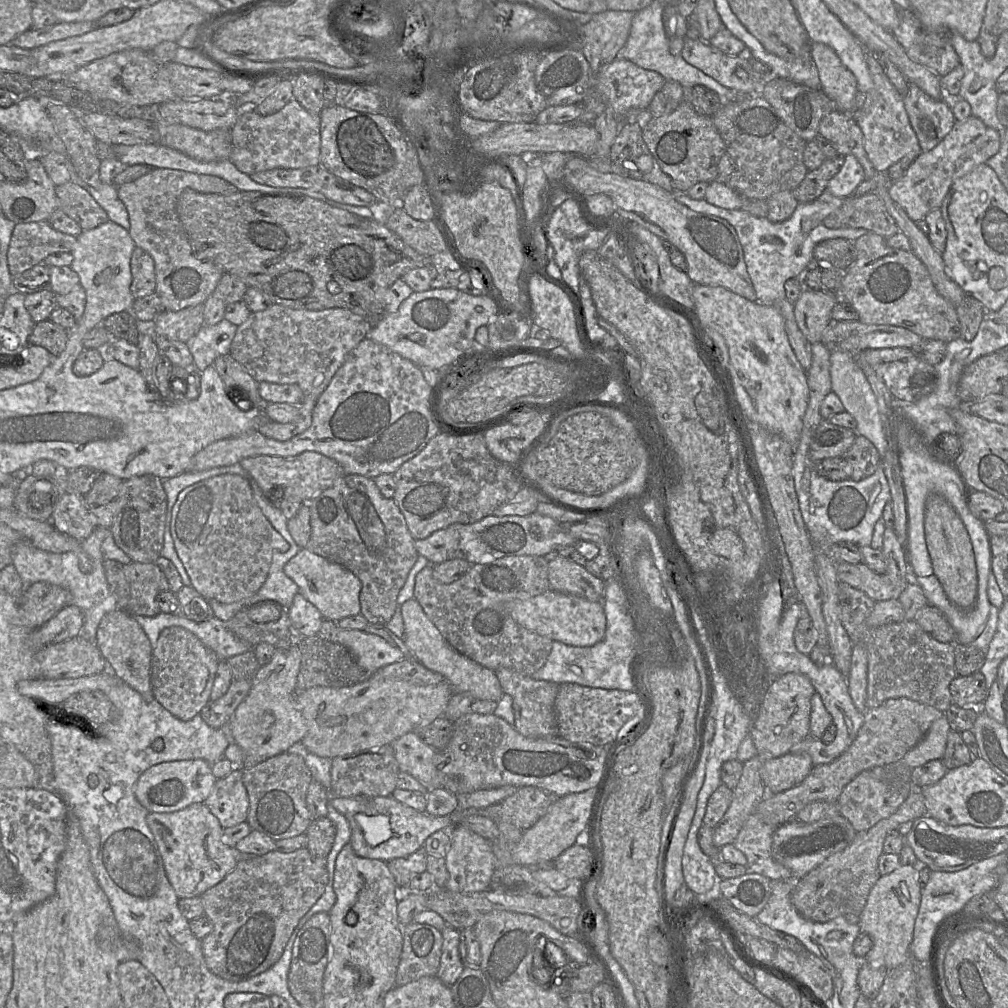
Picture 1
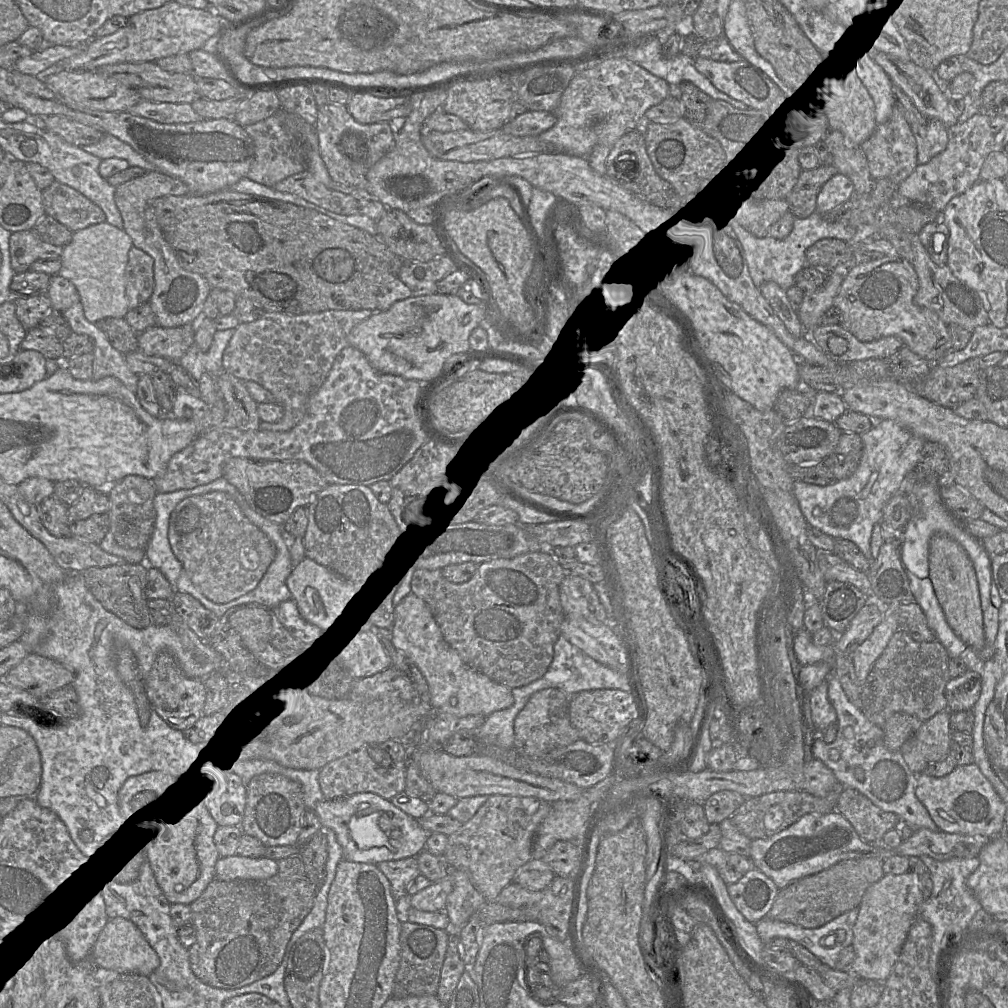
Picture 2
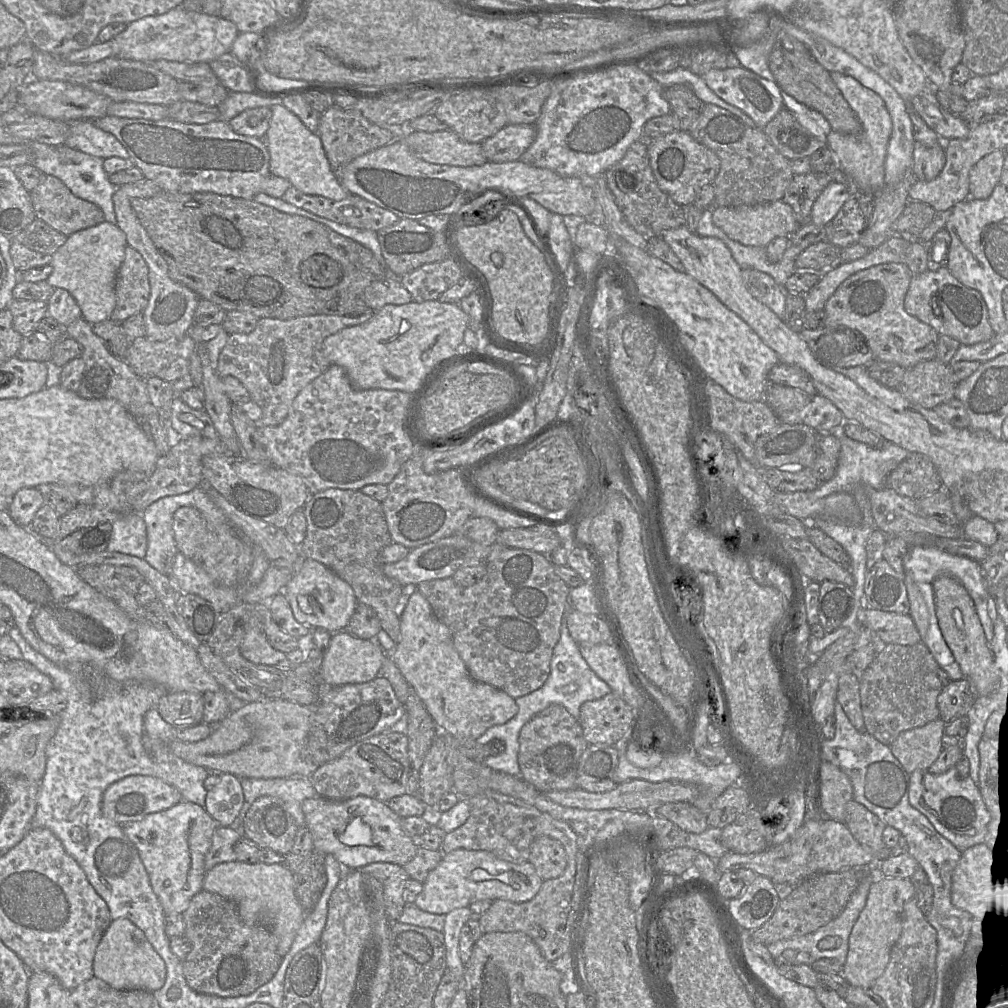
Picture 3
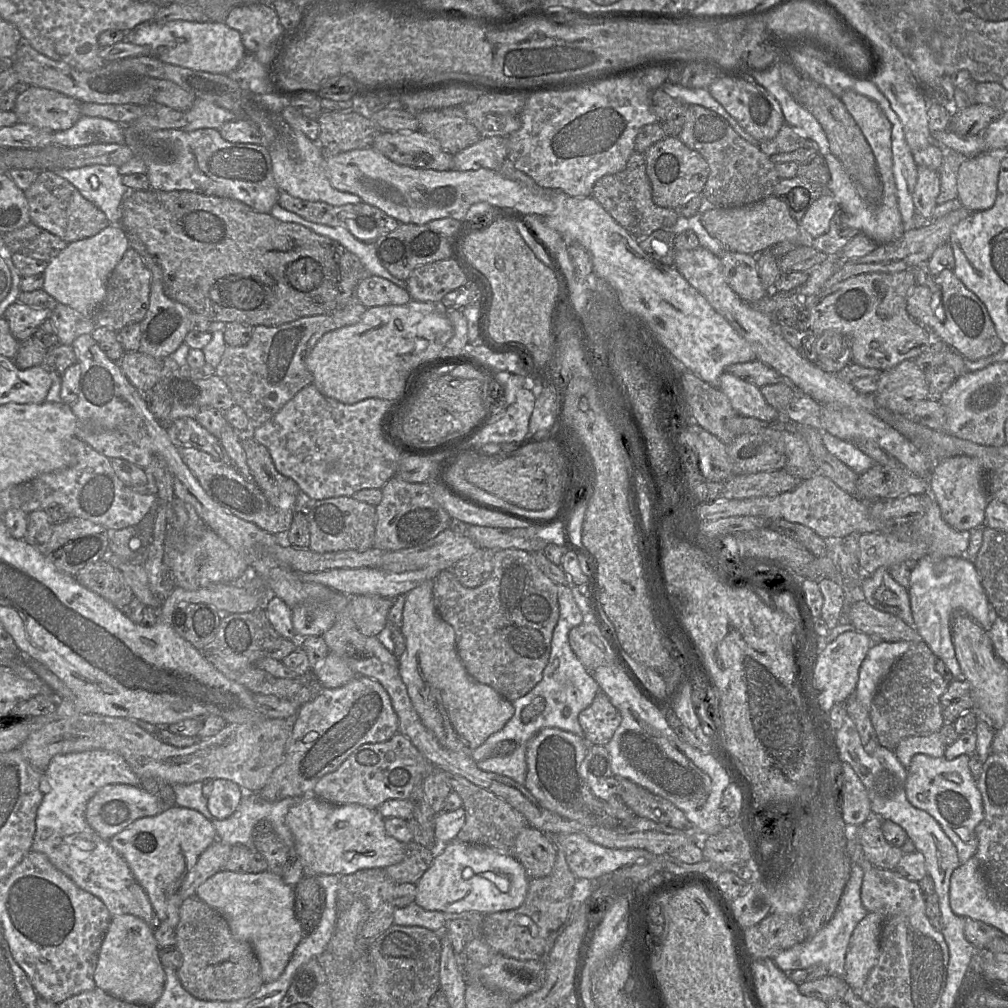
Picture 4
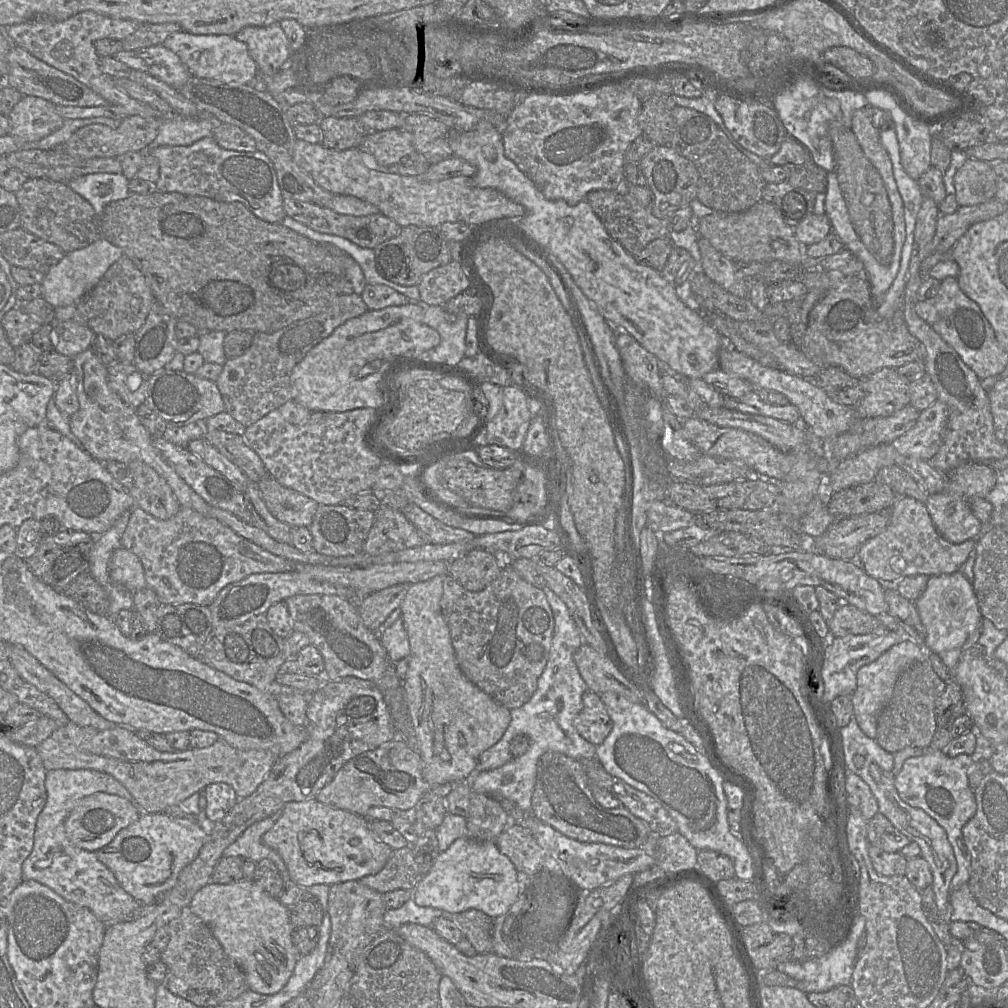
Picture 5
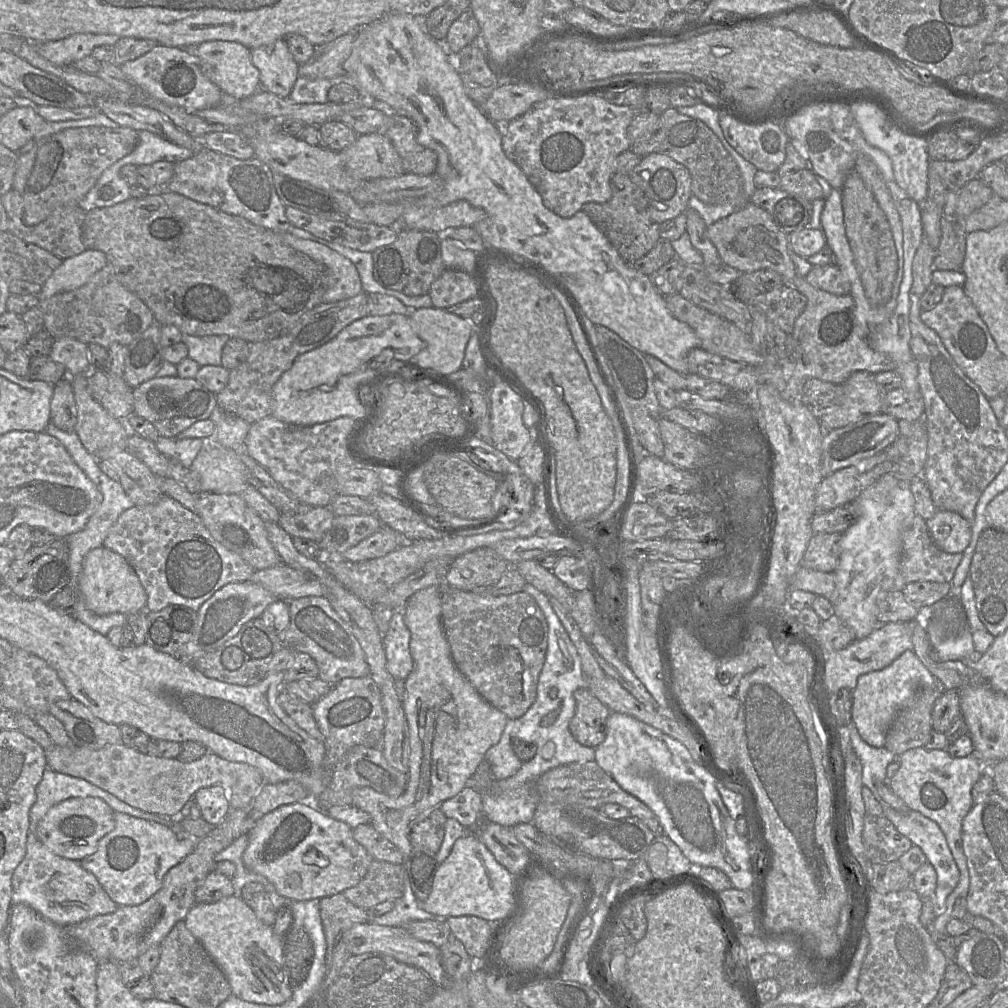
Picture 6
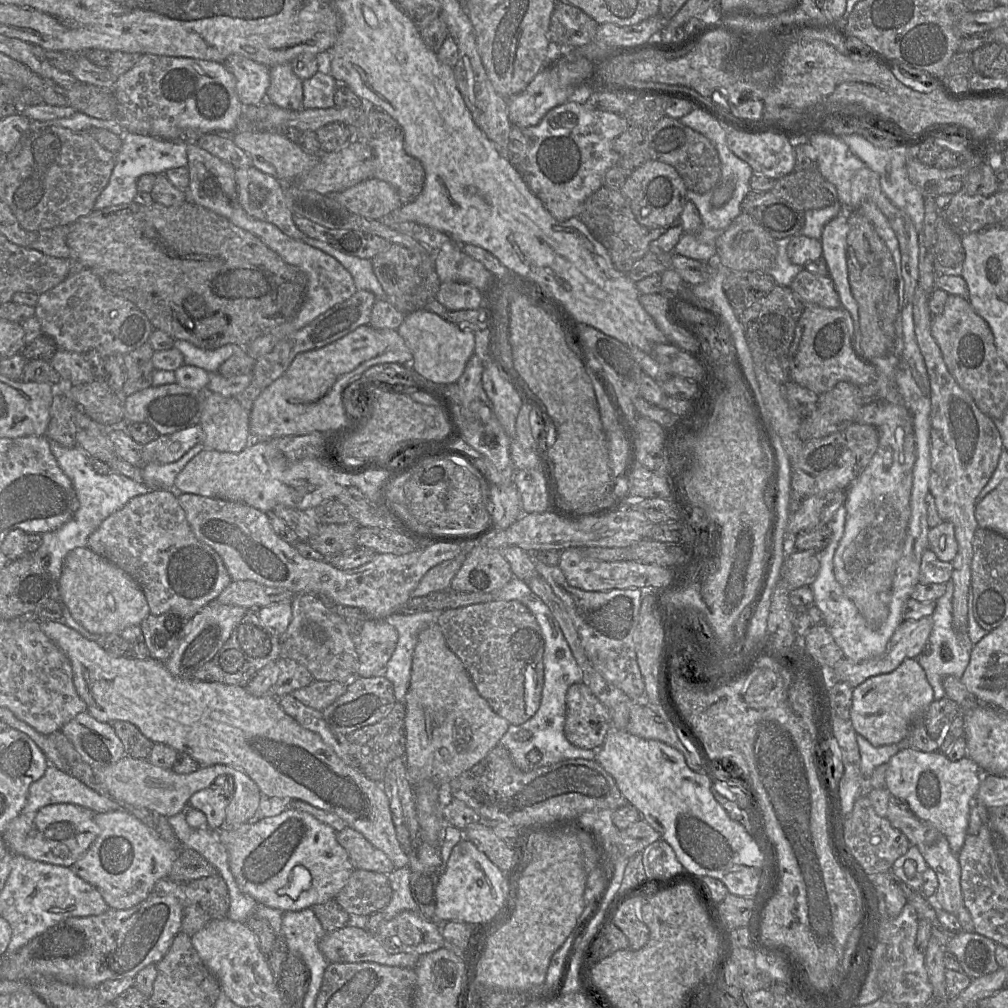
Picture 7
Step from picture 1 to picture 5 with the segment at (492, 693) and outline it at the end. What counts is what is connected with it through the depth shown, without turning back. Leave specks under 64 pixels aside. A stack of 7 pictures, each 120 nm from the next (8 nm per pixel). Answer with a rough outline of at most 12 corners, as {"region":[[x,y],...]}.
{"region":[[444,575],[401,605],[404,696],[431,787],[470,783],[508,708],[459,668]]}

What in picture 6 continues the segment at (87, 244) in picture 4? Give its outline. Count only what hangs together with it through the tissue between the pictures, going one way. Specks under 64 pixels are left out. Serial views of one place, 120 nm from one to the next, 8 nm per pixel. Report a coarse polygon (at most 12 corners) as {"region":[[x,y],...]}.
{"region":[[86,249],[64,259],[39,300],[83,286],[107,263]]}

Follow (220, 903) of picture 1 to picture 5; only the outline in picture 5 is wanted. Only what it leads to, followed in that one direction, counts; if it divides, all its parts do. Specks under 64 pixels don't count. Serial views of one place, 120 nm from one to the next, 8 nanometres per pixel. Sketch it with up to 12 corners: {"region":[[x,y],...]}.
{"region":[[189,906],[168,924],[165,985],[200,1007],[249,990]]}

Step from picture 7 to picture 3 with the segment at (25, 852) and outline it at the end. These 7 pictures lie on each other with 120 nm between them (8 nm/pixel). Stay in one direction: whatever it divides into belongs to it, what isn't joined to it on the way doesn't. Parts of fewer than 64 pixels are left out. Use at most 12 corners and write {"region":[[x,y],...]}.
{"region":[[153,776],[111,784],[101,803],[116,822],[139,821],[182,801]]}

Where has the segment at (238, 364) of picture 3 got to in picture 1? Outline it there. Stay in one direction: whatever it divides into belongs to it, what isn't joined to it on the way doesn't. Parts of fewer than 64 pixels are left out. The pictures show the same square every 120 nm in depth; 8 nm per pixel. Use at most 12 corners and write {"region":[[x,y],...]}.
{"region":[[271,304],[237,326],[229,354],[258,382],[297,384],[304,432],[346,356],[371,330],[344,308]]}

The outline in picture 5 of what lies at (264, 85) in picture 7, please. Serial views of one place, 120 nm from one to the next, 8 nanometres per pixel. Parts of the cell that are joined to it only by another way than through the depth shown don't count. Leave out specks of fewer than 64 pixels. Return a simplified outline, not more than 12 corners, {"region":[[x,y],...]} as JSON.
{"region":[[180,30],[162,45],[191,75],[251,84],[259,73],[233,35]]}

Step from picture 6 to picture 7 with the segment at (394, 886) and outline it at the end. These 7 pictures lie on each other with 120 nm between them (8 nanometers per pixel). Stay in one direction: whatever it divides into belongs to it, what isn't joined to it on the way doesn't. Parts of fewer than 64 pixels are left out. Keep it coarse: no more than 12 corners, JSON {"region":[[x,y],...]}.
{"region":[[354,869],[335,900],[349,914],[383,911],[388,874]]}

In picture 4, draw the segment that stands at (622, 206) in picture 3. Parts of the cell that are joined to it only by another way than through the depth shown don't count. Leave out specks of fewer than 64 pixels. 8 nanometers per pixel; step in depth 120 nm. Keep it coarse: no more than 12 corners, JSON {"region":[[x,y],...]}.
{"region":[[644,153],[599,179],[591,196],[638,241],[670,230],[653,202]]}

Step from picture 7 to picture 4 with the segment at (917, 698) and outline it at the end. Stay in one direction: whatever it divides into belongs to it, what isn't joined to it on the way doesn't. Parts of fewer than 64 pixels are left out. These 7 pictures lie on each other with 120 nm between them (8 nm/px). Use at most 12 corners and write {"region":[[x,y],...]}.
{"region":[[877,642],[854,696],[868,711],[879,686],[914,642]]}

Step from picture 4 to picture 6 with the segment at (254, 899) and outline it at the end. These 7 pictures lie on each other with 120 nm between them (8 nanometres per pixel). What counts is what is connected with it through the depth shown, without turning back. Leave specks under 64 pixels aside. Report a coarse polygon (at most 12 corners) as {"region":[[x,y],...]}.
{"region":[[242,897],[195,903],[185,924],[232,995],[293,994],[284,939]]}

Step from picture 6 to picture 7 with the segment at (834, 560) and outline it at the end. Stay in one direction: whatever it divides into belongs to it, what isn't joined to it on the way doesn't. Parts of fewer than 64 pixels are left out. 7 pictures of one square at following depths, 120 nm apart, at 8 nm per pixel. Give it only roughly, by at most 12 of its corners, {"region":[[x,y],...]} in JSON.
{"region":[[793,550],[780,579],[789,591],[813,583],[819,552]]}

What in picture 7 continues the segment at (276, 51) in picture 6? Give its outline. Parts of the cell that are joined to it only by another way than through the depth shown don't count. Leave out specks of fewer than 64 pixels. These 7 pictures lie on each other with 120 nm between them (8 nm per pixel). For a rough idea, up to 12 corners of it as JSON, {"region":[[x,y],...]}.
{"region":[[291,64],[269,68],[266,100],[299,111],[302,80]]}

